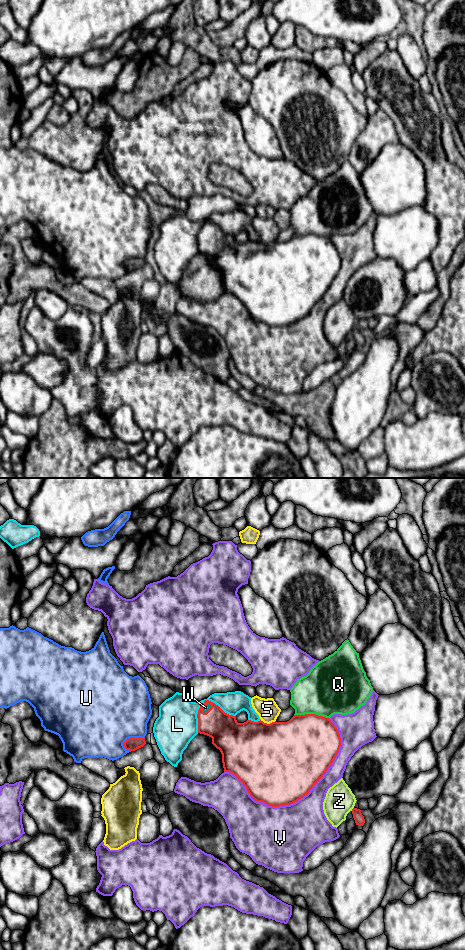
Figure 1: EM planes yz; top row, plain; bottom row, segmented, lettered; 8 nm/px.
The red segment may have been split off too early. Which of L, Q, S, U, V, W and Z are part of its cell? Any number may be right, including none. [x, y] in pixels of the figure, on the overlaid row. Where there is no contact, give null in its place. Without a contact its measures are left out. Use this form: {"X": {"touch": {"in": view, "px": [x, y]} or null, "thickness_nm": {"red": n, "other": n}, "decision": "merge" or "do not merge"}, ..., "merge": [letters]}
{"L": {"touch": {"in": "yz", "px": [218, 706]}, "thickness_nm": {"red": 260, "other": 190}, "decision": "do not merge"}, "Q": {"touch": {"in": "yz", "px": [311, 714]}, "thickness_nm": {"red": 480, "other": 420}, "decision": "do not merge"}, "S": {"touch": {"in": "yz", "px": [268, 724]}, "thickness_nm": {"red": 500, "other": 170}, "decision": "do not merge"}, "U": {"touch": {"in": "yz", "px": [133, 738]}, "thickness_nm": {"red": 110, "other": 480}, "decision": "do not merge"}, "V": {"touch": {"in": "yz", "px": [294, 802]}, "thickness_nm": {"red": 500, "other": 440}, "decision": "do not merge"}, "W": {"touch": {"in": "yz", "px": [210, 708]}, "thickness_nm": {"red": 260, "other": 50}, "decision": "merge"}, "Z": {"touch": {"in": "yz", "px": [352, 809]}, "thickness_nm": {"red": 80, "other": 240}, "decision": "do not merge"}, "merge": ["W"]}

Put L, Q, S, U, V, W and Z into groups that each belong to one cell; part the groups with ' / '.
L / Q / S / U / V / W / Z

